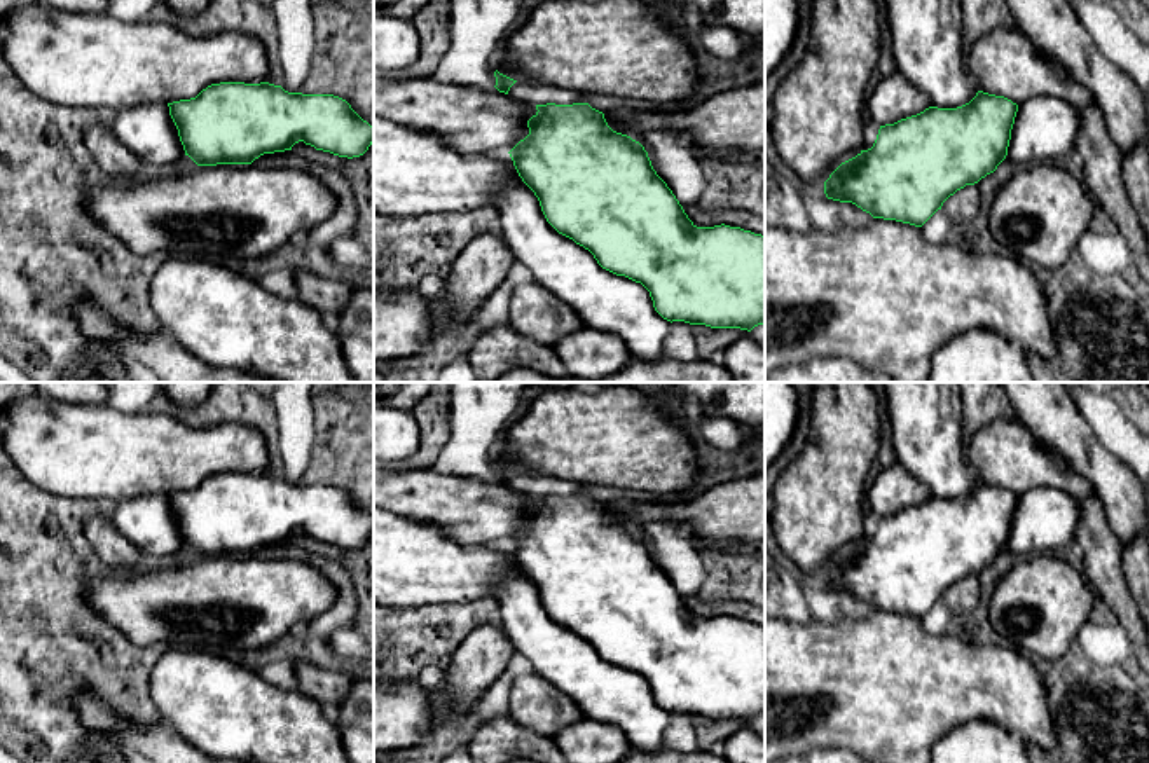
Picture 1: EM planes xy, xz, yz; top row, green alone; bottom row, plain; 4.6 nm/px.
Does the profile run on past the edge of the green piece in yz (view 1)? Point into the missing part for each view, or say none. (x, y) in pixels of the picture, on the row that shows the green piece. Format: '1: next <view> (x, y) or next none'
1: next yz (1045, 130)

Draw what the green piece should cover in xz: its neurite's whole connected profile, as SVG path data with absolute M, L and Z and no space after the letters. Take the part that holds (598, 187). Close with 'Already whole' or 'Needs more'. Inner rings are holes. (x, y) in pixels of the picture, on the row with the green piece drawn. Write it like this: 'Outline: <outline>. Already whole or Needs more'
Outline: M588 103L536 105L529 134L508 154L522 178L499 194L501 236L534 281L569 304L585 327L620 335L632 358L664 360L672 321L751 332L765 325L765 237L730 225L697 227L657 175L644 147L613 131Z. Needs more

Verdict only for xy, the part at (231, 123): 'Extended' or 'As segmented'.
Extended

